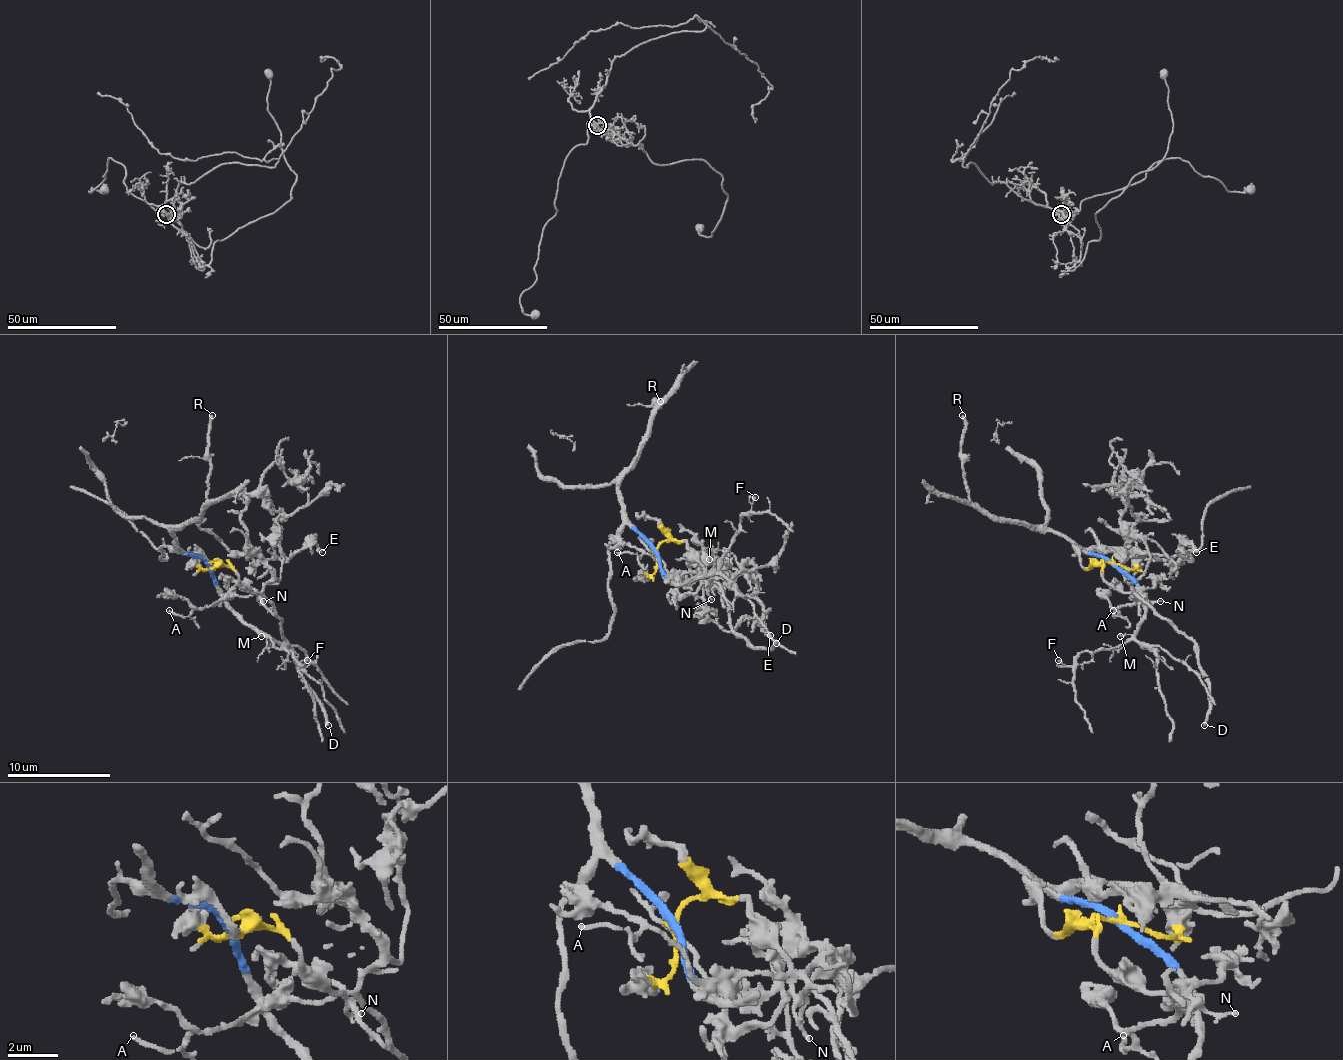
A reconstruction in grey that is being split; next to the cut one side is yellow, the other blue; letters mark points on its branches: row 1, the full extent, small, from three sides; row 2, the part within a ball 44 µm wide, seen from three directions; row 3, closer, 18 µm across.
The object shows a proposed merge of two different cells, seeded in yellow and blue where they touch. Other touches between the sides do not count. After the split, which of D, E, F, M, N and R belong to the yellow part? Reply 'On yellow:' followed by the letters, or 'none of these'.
On yellow: D, E, N

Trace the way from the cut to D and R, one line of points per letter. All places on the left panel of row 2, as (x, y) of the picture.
D: (207, 563), (223, 563), (274, 609), (280, 632), (290, 643), (298, 676), (321, 707), (329, 725)
R: (207, 563), (187, 555), (171, 532), (200, 514), (207, 498), (210, 478), (207, 431), (213, 416)

